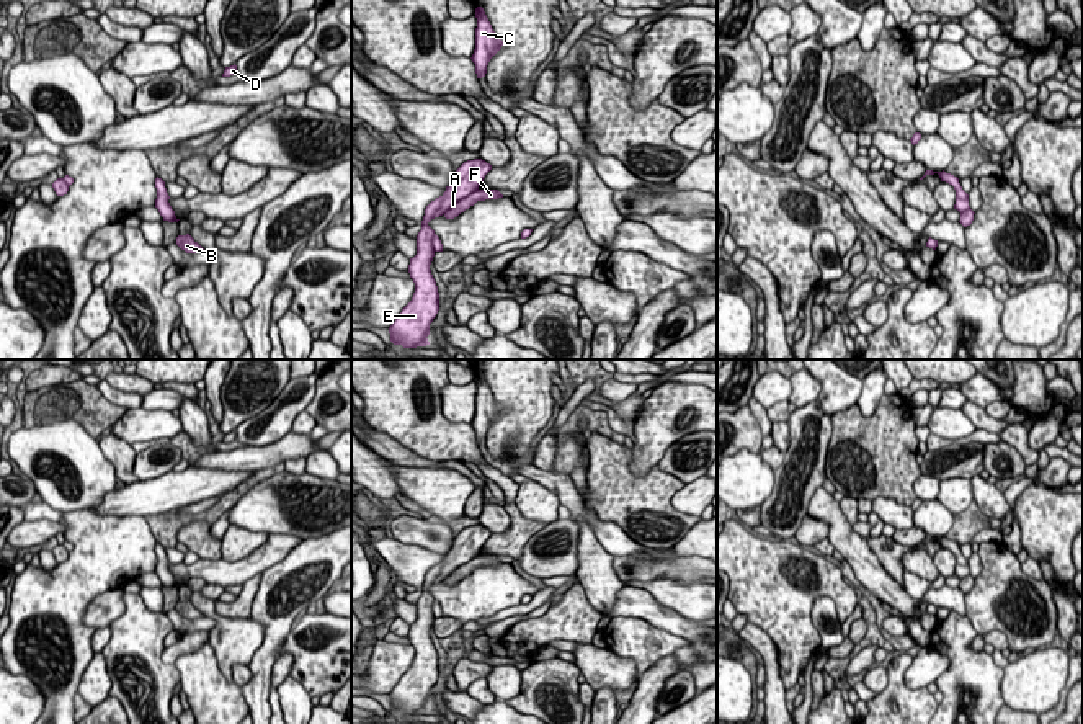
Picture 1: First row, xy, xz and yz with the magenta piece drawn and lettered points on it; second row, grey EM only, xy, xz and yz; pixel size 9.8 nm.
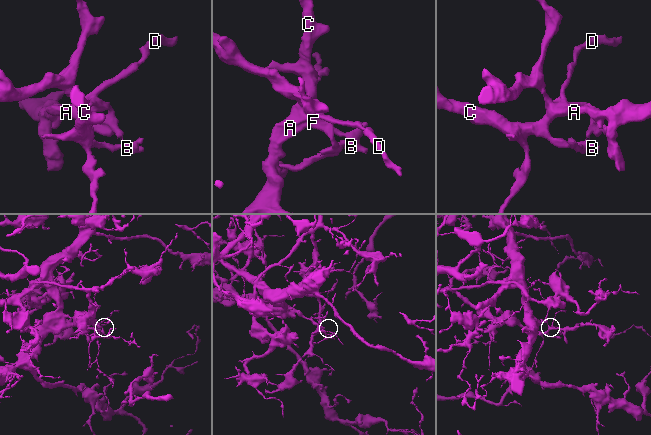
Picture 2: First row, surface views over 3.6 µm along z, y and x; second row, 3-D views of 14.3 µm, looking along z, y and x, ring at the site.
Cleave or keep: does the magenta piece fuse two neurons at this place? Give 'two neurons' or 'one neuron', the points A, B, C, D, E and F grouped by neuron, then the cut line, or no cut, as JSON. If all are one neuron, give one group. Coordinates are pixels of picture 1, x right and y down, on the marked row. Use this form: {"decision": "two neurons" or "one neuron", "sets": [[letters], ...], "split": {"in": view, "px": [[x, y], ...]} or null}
{"decision": "two neurons", "sets": [["A", "B", "C", "D", "E"], ["F"]], "split": {"in": "xz", "px": [[477, 188], [443, 213]]}}

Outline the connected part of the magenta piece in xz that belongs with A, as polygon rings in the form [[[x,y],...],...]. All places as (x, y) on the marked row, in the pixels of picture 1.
[[[482,159],[464,162],[454,172],[452,181],[446,186],[446,191],[426,206],[421,230],[417,235],[417,255],[410,258],[408,265],[410,278],[415,283],[415,293],[412,301],[389,327],[390,342],[394,345],[402,345],[403,348],[430,345],[426,337],[430,335],[430,324],[439,311],[439,293],[430,270],[435,257],[435,230],[428,222],[475,193],[490,170],[492,165]]]

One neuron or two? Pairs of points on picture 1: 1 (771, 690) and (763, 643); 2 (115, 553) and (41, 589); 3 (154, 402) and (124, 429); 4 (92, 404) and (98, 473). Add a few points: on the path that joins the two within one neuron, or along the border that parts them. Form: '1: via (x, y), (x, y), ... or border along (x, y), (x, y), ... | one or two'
1: via (771, 679), (770, 654) | one
2: via (97, 563), (72, 585), (59, 589) | one
3: border along (141, 407), (169, 409), (172, 412) | two
4: border along (61, 420), (75, 420), (95, 438) | two

